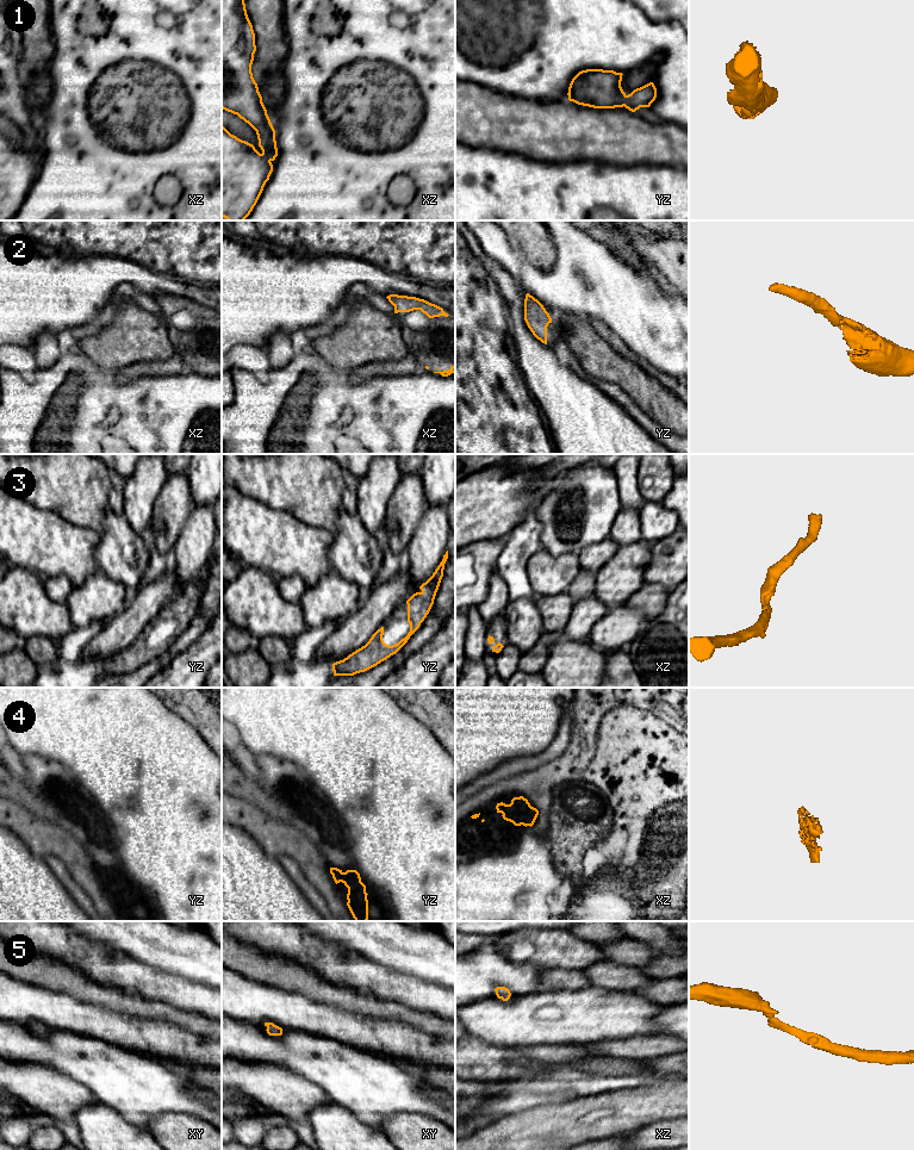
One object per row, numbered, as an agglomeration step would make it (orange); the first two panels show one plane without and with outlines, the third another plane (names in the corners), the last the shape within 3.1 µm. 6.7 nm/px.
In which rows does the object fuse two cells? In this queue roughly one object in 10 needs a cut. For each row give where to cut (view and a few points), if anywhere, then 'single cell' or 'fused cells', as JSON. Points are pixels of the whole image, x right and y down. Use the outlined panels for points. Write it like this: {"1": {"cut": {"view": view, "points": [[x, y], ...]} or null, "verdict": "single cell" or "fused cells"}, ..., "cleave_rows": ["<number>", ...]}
{"1": {"cut": null, "verdict": "single cell"}, "2": {"cut": null, "verdict": "single cell"}, "3": {"cut": null, "verdict": "single cell"}, "4": {"cut": null, "verdict": "single cell"}, "5": {"cut": null, "verdict": "single cell"}, "cleave_rows": []}

